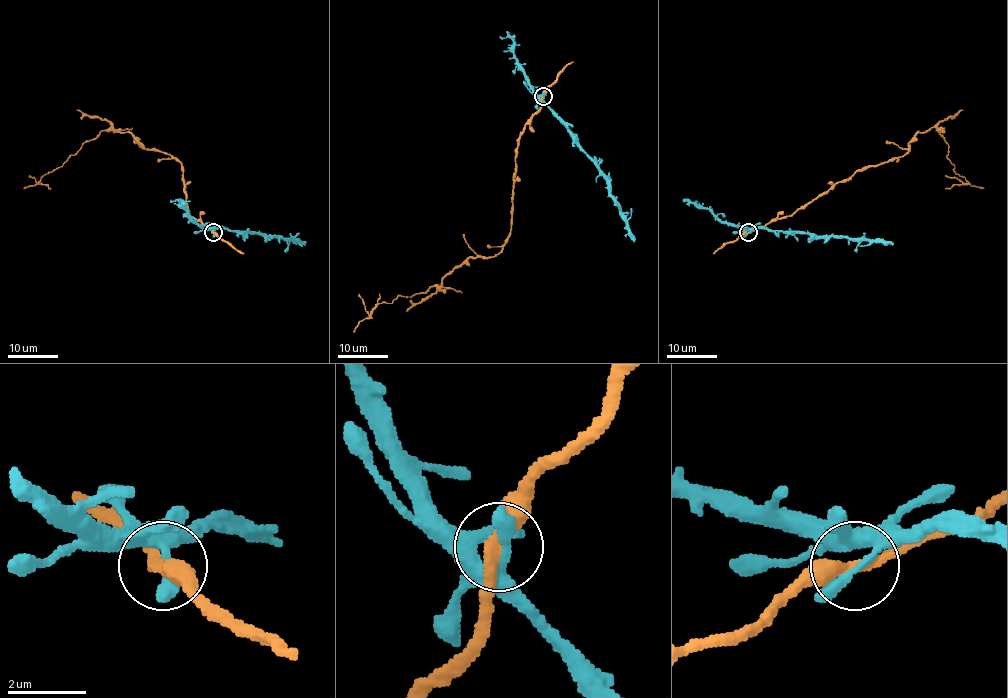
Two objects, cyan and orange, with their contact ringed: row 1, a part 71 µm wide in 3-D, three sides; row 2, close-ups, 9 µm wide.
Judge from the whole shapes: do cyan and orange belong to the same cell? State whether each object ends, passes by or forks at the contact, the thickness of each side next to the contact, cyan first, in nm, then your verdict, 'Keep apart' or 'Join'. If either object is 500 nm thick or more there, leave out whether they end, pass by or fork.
At the ring cyan passes by. At the ring orange passes by. Thickness 260 nm (cyan) against 320 nm. Keep apart

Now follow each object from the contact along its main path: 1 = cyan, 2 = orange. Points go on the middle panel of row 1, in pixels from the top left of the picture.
1: (543, 96), (573, 141), (596, 164), (606, 180), (608, 195), (618, 205), (619, 215), (635, 242)
2: (543, 96), (519, 139), (505, 244), (491, 257), (469, 257), (439, 286), (379, 303), (370, 316), (379, 293)

